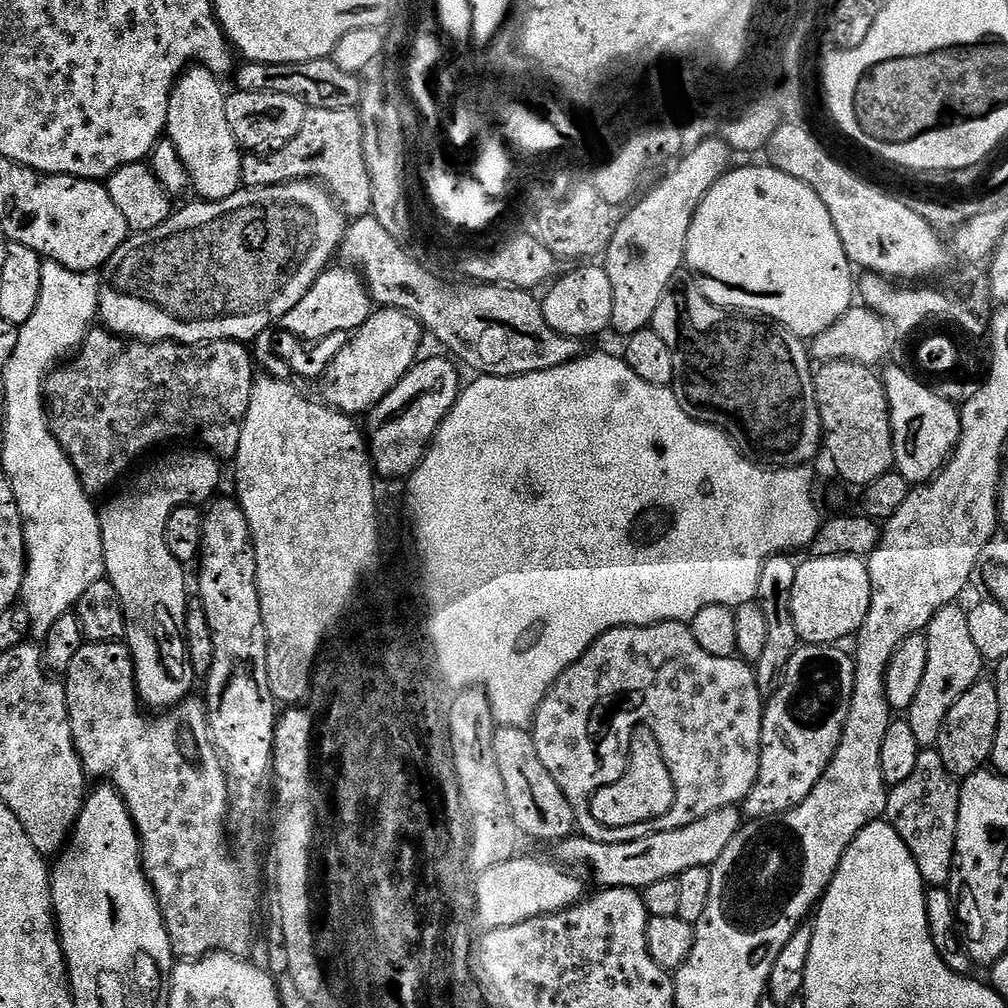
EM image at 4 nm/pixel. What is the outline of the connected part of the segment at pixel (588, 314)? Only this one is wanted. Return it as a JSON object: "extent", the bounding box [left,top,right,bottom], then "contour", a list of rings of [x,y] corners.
{"extent":[542,262,614,338],"contour":[[[588,262],[573,267],[576,268],[573,272],[566,273],[560,281],[557,279],[551,285],[553,288],[542,296],[546,322],[550,322],[550,326],[554,326],[558,334],[585,338],[584,336],[596,336],[599,332],[609,331],[614,310],[614,286],[610,286],[610,278],[603,266],[596,265],[595,268],[592,264],[595,263]]]}

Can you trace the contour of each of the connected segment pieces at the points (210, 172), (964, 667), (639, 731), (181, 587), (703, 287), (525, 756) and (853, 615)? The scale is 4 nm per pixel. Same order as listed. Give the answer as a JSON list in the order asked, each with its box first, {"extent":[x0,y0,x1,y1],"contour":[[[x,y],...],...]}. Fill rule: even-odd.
[{"extent":[167,66,244,200],"contour":[[[192,66],[181,72],[176,85],[172,87],[170,94],[170,106],[168,107],[167,139],[178,150],[178,156],[188,171],[188,179],[191,187],[196,188],[197,197],[204,200],[221,200],[230,194],[234,194],[241,187],[242,162],[244,156],[240,143],[234,138],[230,130],[230,122],[226,122],[226,102],[224,101],[226,89],[223,88],[218,77],[203,66]]]},{"extent":[906,603,986,749],"contour":[[[959,603],[947,604],[928,624],[926,635],[930,646],[930,655],[926,658],[926,675],[922,677],[922,686],[908,708],[906,719],[914,738],[918,738],[921,749],[930,748],[938,742],[946,714],[954,707],[954,702],[974,686],[985,675],[986,662],[978,654],[978,646],[970,634],[970,622],[967,611]]]},{"extent":[590,724,676,829],"contour":[[[645,724],[636,725],[629,736],[628,748],[627,770],[610,786],[596,791],[590,801],[594,820],[602,826],[610,826],[611,829],[647,824],[656,820],[666,815],[676,800],[673,778],[654,732]]]},{"extent":[99,450,222,710],"contour":[[[207,450],[192,451],[196,452],[176,452],[154,461],[125,492],[118,493],[105,508],[99,509],[104,574],[114,590],[118,590],[118,598],[124,607],[124,635],[136,667],[136,690],[149,709],[156,708],[152,710],[175,708],[189,699],[193,695],[192,683],[198,680],[188,657],[188,641],[184,638],[190,599],[188,584],[184,581],[186,568],[177,562],[174,554],[170,554],[170,546],[166,546],[166,522],[170,522],[170,514],[182,505],[200,506],[217,495],[222,464]]]},{"extent":[684,166,854,338],"contour":[[[771,166],[764,168],[739,168],[733,167],[702,198],[698,210],[694,214],[694,222],[690,222],[690,234],[686,238],[686,250],[684,251],[684,262],[687,271],[692,271],[694,287],[702,293],[707,300],[714,302],[718,306],[729,310],[739,310],[744,314],[759,314],[775,320],[776,323],[789,328],[795,336],[801,338],[815,338],[822,334],[834,322],[838,322],[846,315],[849,308],[854,304],[854,265],[848,259],[846,250],[842,246],[842,238],[838,238],[838,230],[834,230],[834,222],[830,222],[830,210],[822,206],[822,198],[810,190],[798,178],[790,178],[790,174],[782,174],[779,170]]]},{"extent":[491,725,576,842],"contour":[[[499,725],[491,733],[494,758],[498,758],[498,771],[502,773],[502,782],[506,786],[506,798],[510,798],[510,810],[514,814],[514,822],[521,833],[532,840],[552,840],[559,842],[573,835],[576,828],[576,815],[562,790],[558,790],[558,782],[550,778],[550,770],[542,766],[542,758],[538,758],[538,750],[534,746],[534,738],[528,728]]]},{"extent":[790,556,872,645],"contour":[[[812,556],[808,558],[805,564],[801,563],[796,570],[794,578],[794,598],[790,598],[790,610],[794,614],[794,627],[798,629],[801,641],[804,644],[835,644],[839,645],[840,640],[855,637],[856,631],[862,626],[862,622],[866,622],[866,614],[870,610],[870,598],[872,597],[872,583],[870,582],[870,570],[867,563],[859,556],[835,556],[834,558],[818,558]]]}]

